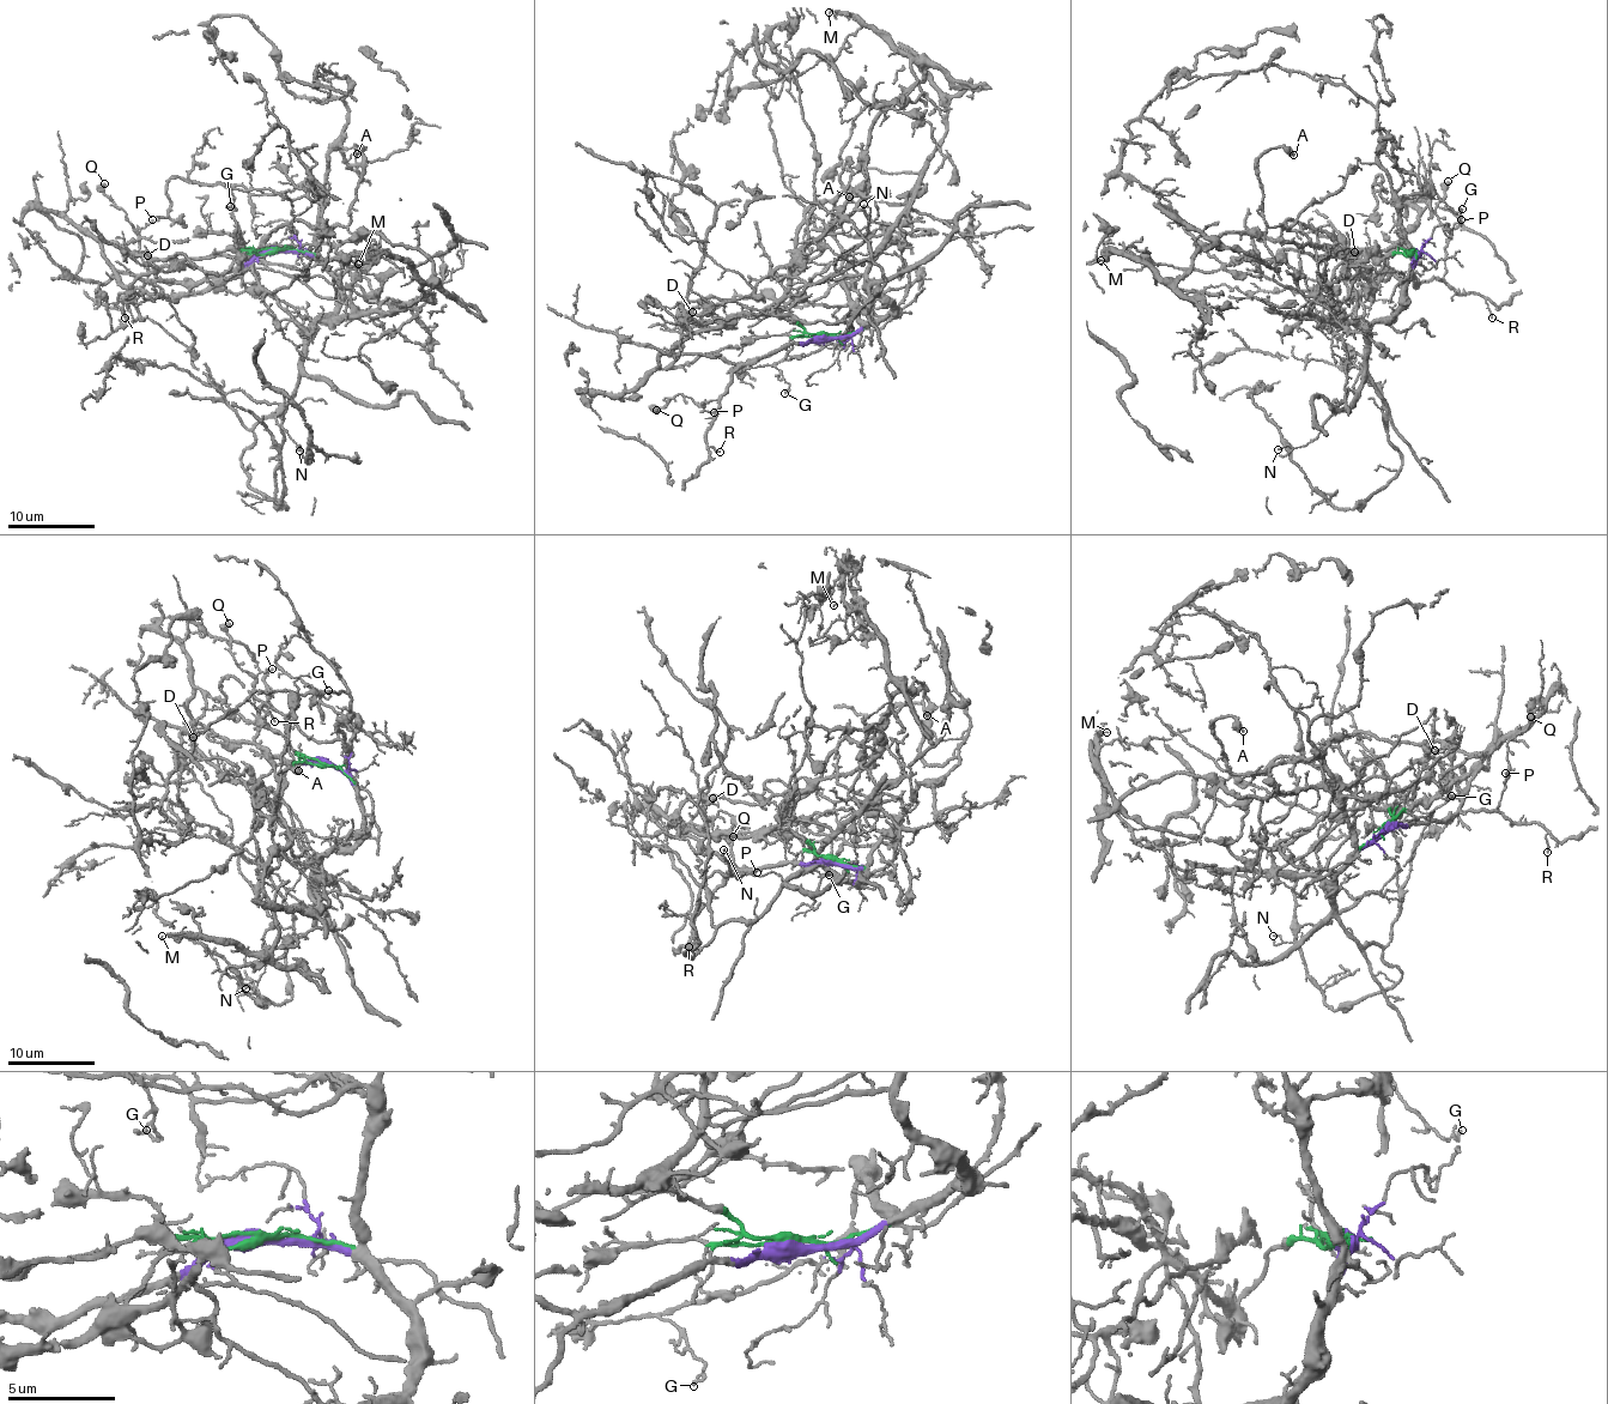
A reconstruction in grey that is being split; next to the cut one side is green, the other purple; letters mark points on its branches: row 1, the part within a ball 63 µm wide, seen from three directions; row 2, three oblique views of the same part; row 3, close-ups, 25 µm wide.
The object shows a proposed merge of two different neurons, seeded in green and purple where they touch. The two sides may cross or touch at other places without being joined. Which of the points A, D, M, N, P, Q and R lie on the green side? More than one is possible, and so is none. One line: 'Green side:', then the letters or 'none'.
Green side: A, D, M, N

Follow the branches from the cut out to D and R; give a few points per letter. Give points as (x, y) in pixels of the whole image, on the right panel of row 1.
D: (1413, 253), (1390, 254), (1371, 278), (1340, 256), (1353, 255), (1346, 262), (1355, 252)
R: (1413, 253), (1409, 267), (1415, 282), (1439, 278), (1457, 292), (1476, 292), (1485, 298), (1491, 319)

